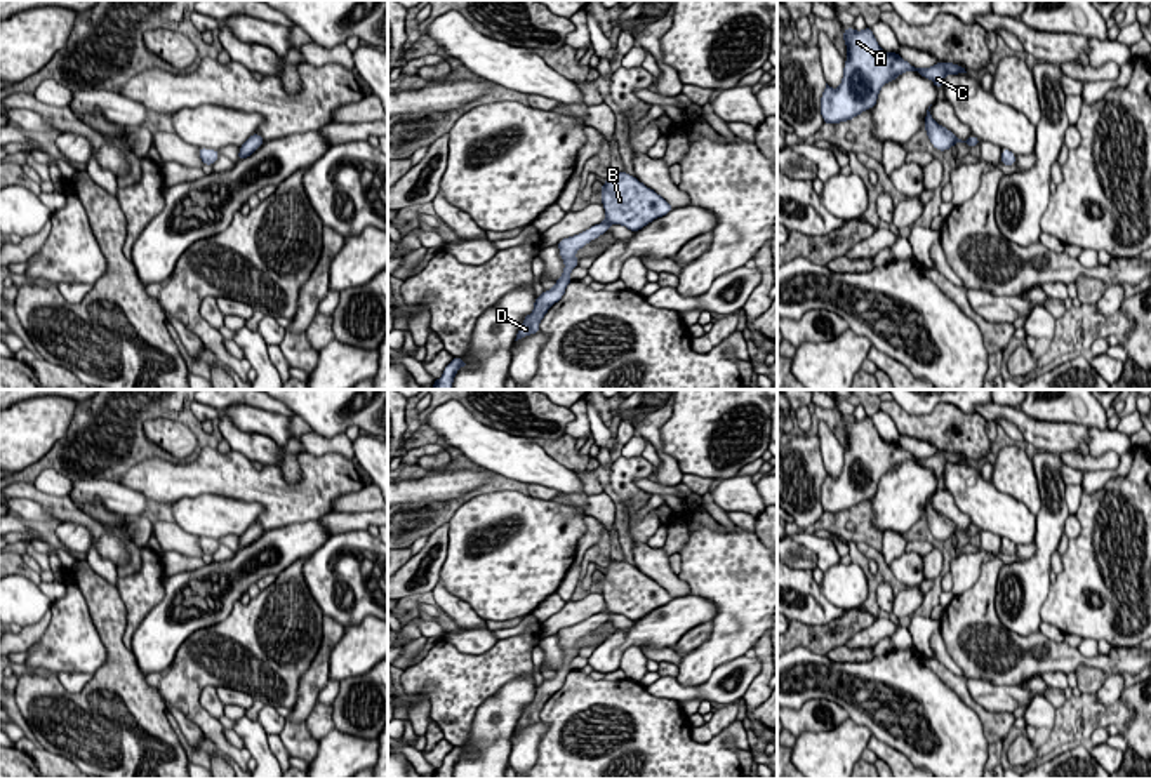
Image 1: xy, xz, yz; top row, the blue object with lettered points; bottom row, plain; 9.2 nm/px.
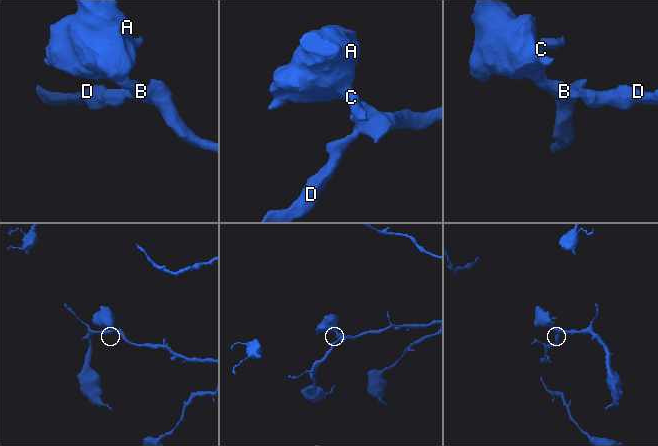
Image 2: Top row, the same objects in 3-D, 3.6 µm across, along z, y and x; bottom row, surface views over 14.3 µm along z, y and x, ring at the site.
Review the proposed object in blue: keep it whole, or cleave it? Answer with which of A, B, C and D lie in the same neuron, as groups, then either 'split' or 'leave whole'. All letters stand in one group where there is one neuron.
groups A B C D; leave whole

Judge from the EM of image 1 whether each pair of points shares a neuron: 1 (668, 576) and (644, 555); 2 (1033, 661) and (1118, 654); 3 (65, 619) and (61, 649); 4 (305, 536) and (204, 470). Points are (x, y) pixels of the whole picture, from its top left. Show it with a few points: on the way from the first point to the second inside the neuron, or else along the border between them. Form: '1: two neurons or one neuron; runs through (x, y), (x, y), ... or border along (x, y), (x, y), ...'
1: one neuron; runs through (663, 574), (649, 560)
2: one neuron; runs through (1054, 659), (1097, 661)
3: one neuron; runs through (65, 626), (65, 642)
4: two neurons; border along (319, 519), (265, 531)

